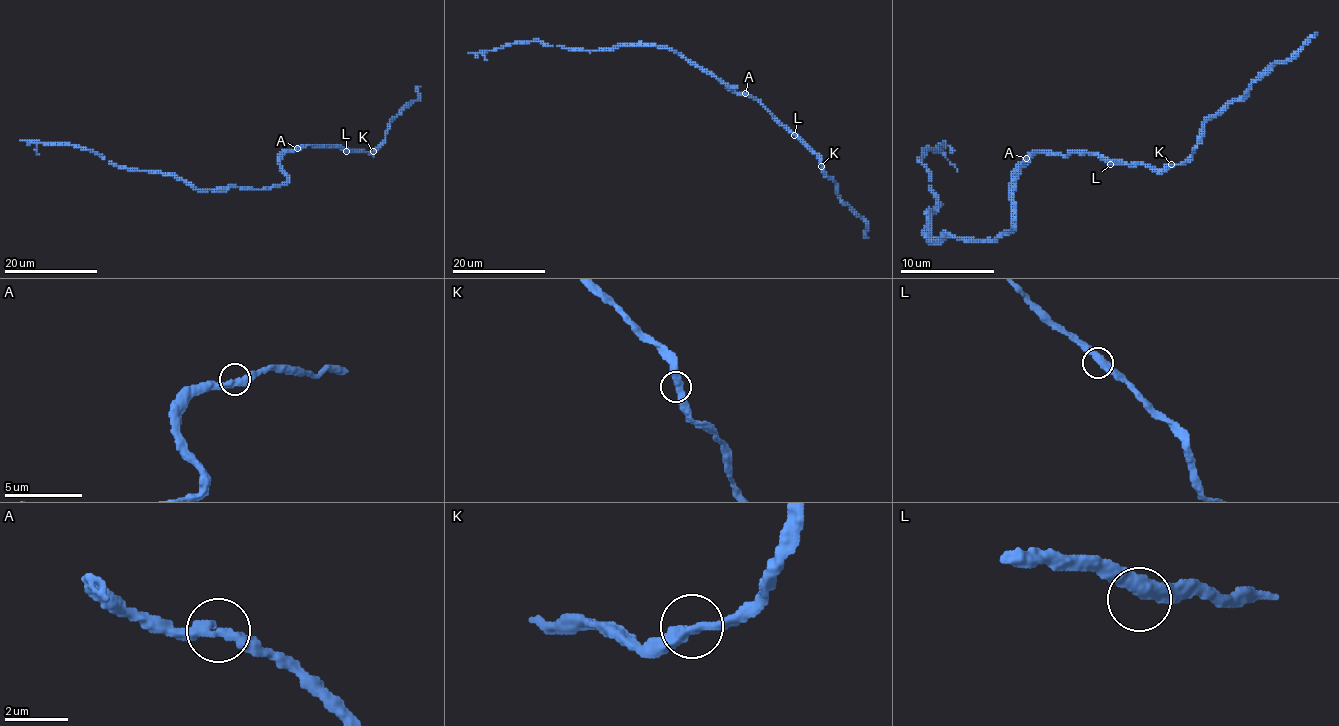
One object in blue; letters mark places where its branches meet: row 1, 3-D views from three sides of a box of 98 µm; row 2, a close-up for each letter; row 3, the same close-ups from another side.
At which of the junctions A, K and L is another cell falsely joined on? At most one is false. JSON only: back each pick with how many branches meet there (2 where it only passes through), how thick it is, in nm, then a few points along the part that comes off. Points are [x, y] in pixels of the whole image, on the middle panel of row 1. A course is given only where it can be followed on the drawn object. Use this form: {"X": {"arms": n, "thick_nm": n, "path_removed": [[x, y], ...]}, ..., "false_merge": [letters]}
{"false_merge": []}

